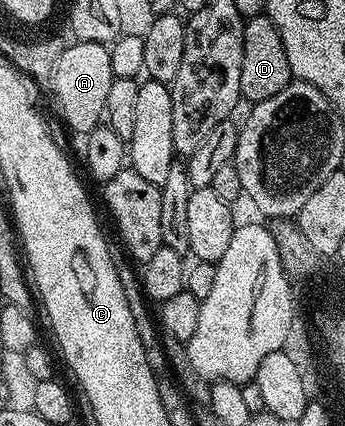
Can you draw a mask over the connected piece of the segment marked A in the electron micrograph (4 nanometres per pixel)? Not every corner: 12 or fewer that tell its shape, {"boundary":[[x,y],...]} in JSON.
{"boundary":[[86,41],[59,60],[58,116],[99,128],[115,80],[110,48]]}

